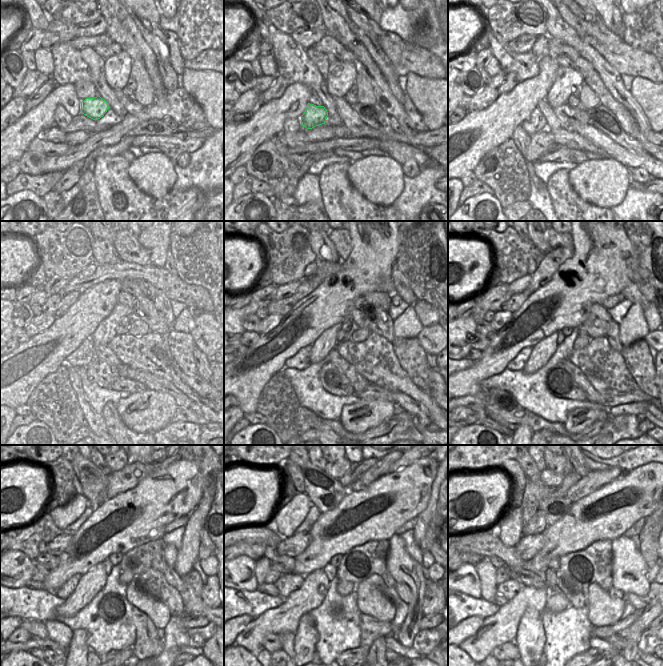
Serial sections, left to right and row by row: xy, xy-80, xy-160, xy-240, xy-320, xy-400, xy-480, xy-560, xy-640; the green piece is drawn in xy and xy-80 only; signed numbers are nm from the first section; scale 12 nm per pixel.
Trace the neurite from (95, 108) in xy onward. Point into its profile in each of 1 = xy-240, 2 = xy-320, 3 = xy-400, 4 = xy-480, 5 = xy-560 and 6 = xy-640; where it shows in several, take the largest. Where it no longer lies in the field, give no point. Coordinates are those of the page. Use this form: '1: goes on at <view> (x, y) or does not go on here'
1: goes on at xy-240 (83, 355)
2: goes on at xy-320 (301, 360)
3: goes on at xy-400 (518, 363)
4: goes on at xy-480 (68, 588)
5: goes on at xy-560 (287, 583)
6: goes on at xy-640 (509, 589)

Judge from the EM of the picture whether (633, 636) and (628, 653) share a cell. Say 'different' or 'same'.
same

